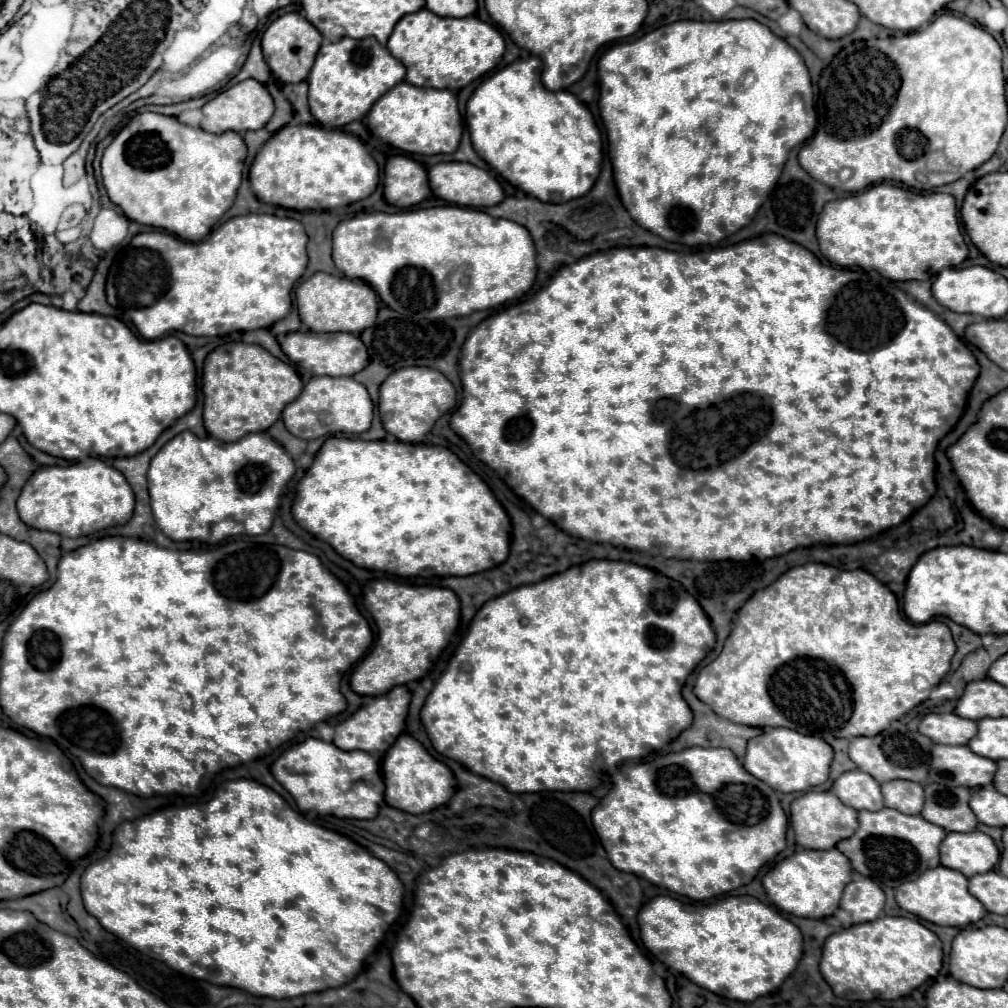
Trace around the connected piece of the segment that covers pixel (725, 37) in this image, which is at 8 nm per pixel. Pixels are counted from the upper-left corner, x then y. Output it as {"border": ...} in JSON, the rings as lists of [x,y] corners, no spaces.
{"border":[[[754,19],[740,21],[676,21],[664,27],[658,27],[644,37],[618,43],[610,47],[598,61],[600,75],[600,115],[608,135],[608,153],[614,165],[614,181],[620,193],[620,199],[632,219],[646,227],[648,231],[660,235],[666,241],[684,243],[684,245],[716,245],[742,227],[750,223],[754,213],[766,201],[778,185],[778,177],[784,169],[788,153],[792,147],[808,141],[816,129],[816,111],[812,99],[810,73],[804,65],[804,59],[794,47],[784,39],[776,37],[766,25]]]}

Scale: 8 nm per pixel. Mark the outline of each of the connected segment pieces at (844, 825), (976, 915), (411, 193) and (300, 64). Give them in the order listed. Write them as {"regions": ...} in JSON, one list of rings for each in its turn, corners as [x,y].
{"regions":[[[[808,791],[792,801],[790,823],[796,833],[796,843],[804,849],[832,849],[838,841],[854,835],[858,827],[858,811],[844,805],[832,791]]],[[[944,865],[924,871],[914,881],[902,883],[896,889],[896,903],[904,911],[908,911],[924,921],[930,921],[936,925],[948,925],[948,927],[966,927],[970,923],[980,921],[986,915],[984,905],[974,895],[968,893],[968,879],[960,871],[948,869]]],[[[394,155],[384,167],[384,197],[400,209],[414,207],[428,199],[428,171],[414,159]]],[[[286,13],[286,15],[278,17],[266,29],[266,33],[262,37],[264,59],[266,59],[268,67],[272,69],[272,73],[282,83],[306,81],[306,77],[310,75],[310,69],[312,69],[312,63],[316,59],[316,53],[318,53],[320,45],[322,45],[320,31],[316,31],[316,27],[312,27],[312,23],[308,23],[308,19],[304,19],[302,13]]]]}

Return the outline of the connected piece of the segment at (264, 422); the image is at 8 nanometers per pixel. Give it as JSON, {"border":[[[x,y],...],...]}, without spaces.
{"border":[[[226,343],[220,349],[214,349],[206,361],[204,425],[212,437],[226,443],[272,427],[280,419],[282,409],[302,391],[298,373],[260,345]]]}

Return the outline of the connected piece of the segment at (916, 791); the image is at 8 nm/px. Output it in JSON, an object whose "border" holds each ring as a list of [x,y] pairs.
{"border":[[[892,781],[882,785],[884,805],[898,809],[904,815],[920,815],[924,805],[924,791],[920,783]]]}

